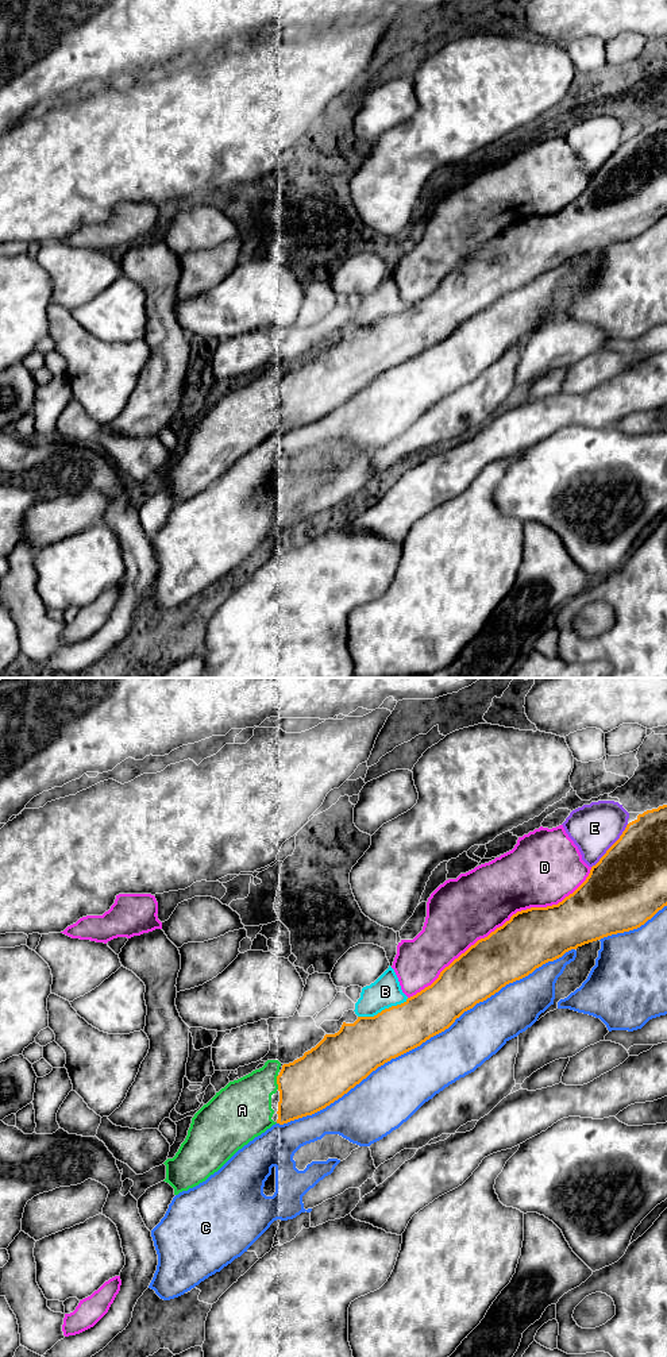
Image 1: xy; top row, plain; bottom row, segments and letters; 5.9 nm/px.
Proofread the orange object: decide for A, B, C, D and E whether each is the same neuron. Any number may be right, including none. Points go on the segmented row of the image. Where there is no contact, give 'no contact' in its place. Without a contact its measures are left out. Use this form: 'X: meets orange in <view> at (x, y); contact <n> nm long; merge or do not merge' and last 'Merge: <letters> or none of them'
A: meets orange in xy at (277, 1082); contact 90 nm long; merge
B: meets orange in xy at (382, 1010); contact 320 nm long; do not merge
C: meets orange in xy at (425, 1040); contact 2050 nm long; do not merge
D: meets orange in xy at (502, 925); contact 1350 nm long; do not merge
E: meets orange in xy at (612, 845); contact 340 nm long; do not merge
Merge: A

